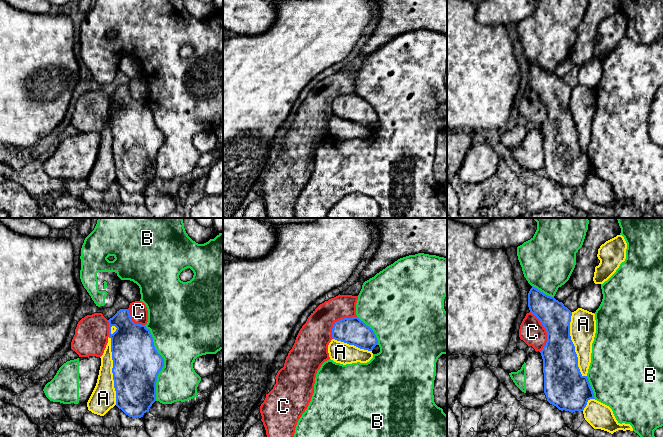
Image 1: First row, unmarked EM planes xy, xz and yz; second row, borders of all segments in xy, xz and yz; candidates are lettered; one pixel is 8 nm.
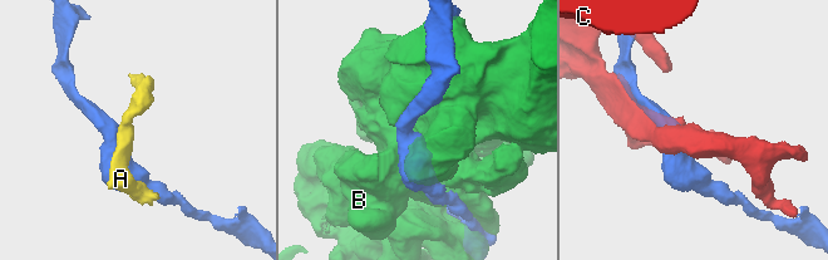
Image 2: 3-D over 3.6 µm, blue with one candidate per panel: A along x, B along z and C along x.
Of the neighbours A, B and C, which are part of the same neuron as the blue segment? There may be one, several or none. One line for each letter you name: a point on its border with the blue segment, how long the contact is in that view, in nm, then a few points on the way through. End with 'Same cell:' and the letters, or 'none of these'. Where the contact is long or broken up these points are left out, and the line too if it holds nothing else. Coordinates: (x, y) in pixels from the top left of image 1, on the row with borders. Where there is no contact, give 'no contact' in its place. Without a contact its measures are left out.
Same cell: none of these

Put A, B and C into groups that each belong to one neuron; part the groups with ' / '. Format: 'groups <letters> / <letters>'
groups A / B / C

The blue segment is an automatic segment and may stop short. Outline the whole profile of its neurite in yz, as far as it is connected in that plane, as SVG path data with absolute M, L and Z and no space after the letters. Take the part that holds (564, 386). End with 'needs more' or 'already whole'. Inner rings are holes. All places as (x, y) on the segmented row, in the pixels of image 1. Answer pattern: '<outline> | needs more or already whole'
M533 286L528 293L528 307L547 332L547 342L540 352L543 359L544 393L547 401L561 411L571 413L583 411L587 402L595 398L587 376L583 376L578 367L578 357L570 336L572 312L562 302Z | already whole

